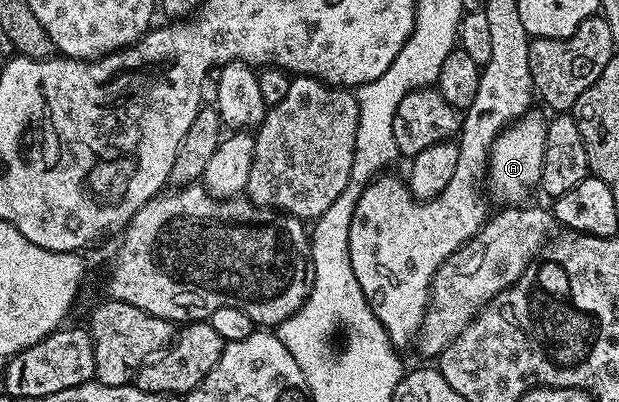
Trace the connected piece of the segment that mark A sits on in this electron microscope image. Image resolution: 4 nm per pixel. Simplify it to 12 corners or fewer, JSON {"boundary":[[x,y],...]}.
{"boundary":[[524,113],[496,136],[486,189],[508,207],[539,186],[548,121]]}

